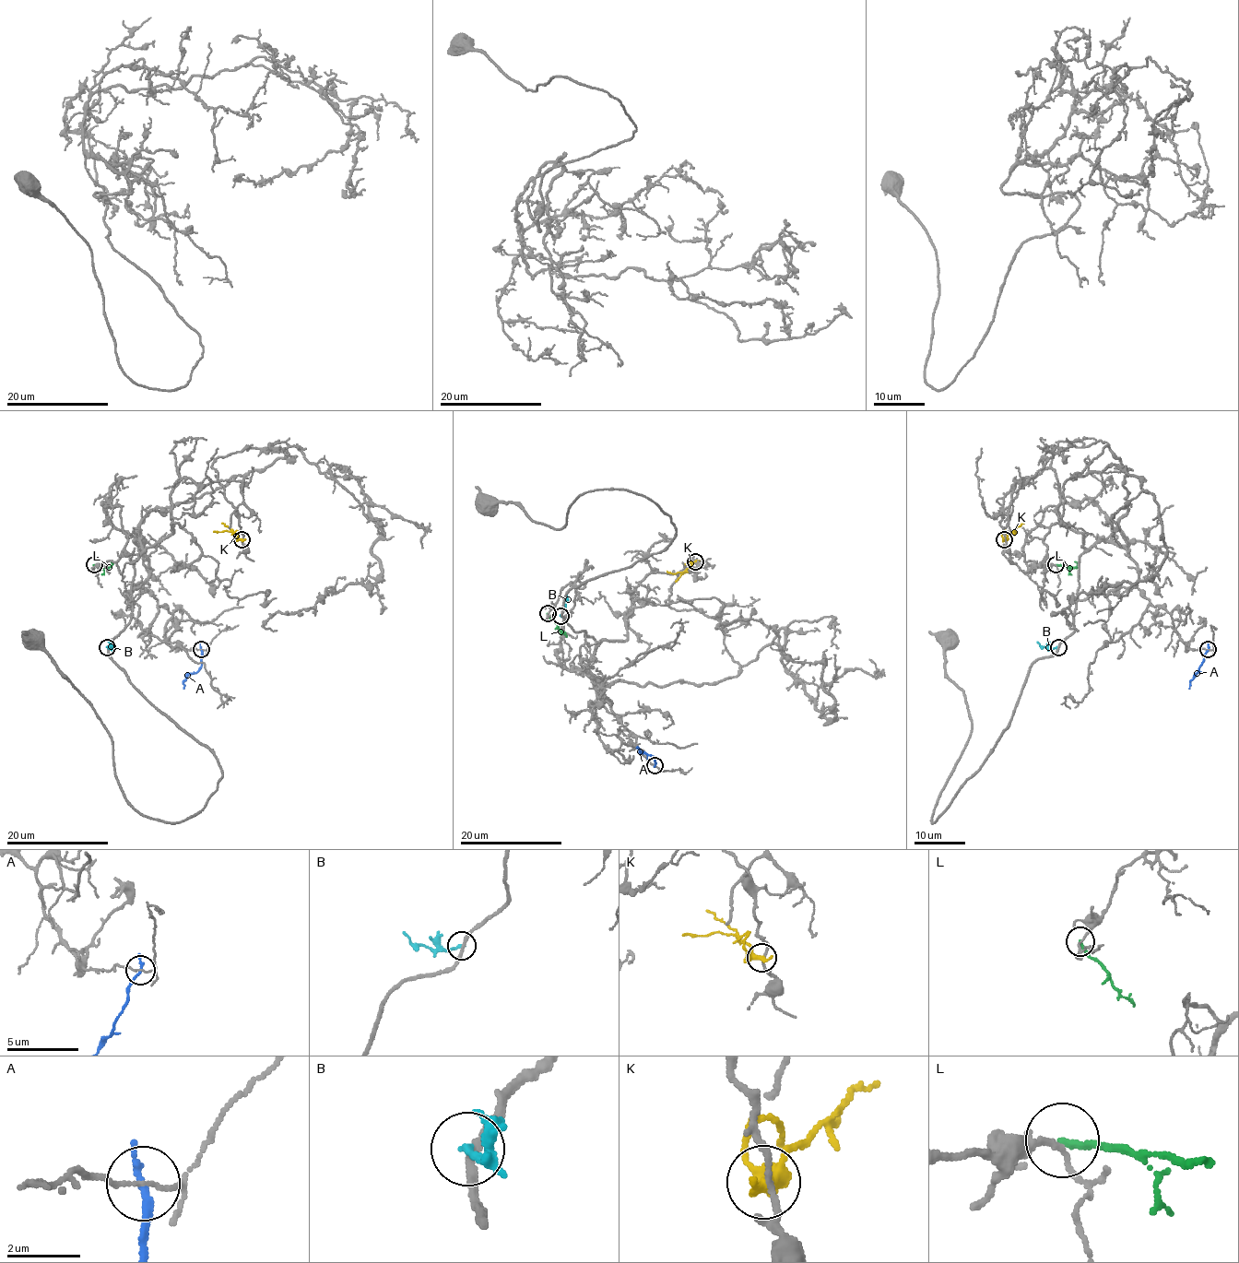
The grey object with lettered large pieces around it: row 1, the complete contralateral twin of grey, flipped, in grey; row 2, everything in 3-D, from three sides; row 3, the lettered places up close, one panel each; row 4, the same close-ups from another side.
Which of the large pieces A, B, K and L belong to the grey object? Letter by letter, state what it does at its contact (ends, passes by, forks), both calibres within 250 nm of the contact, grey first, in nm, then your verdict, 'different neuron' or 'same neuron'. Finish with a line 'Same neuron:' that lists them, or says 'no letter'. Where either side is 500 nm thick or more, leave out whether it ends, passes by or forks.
A: it ends | 110/240 nm | different neuron
B: it ends | 240/200 nm | different neuron
K: it forks | 150/240 nm | different neuron
L: it ends | 130/190 nm | different neuron
Same neuron: no letter

